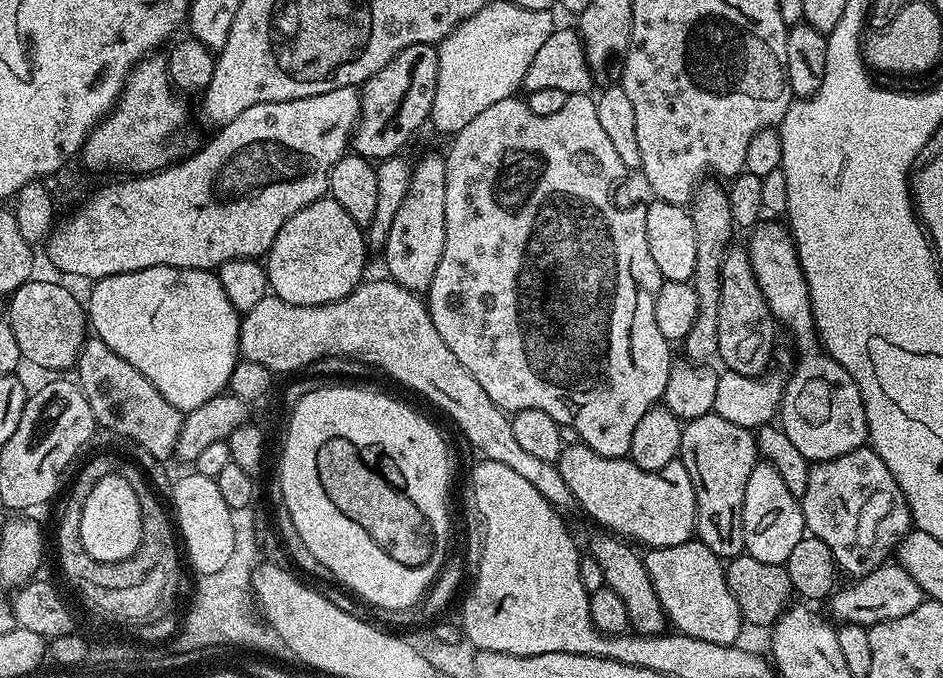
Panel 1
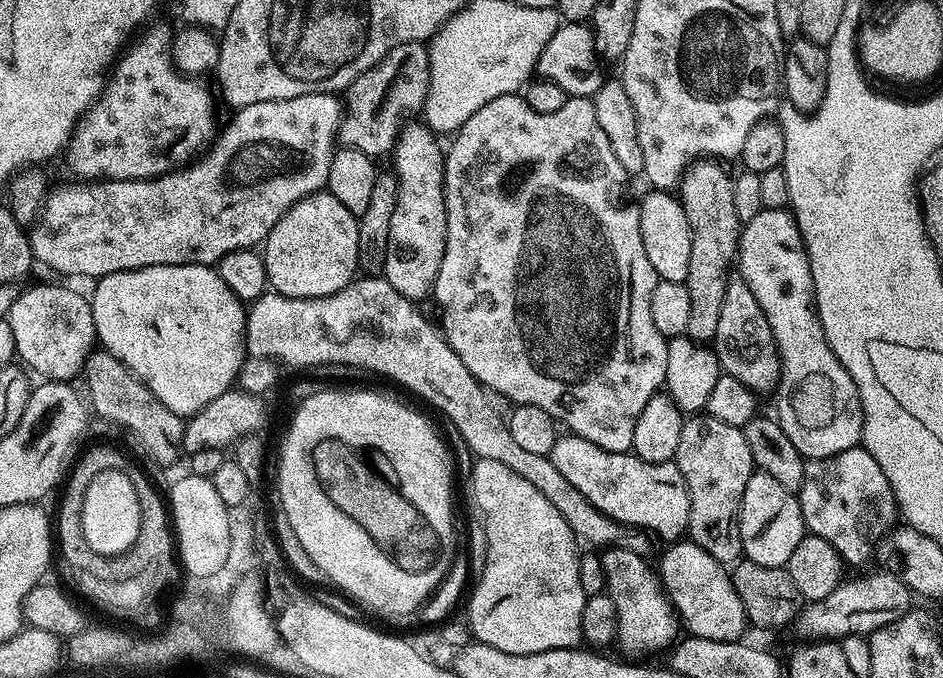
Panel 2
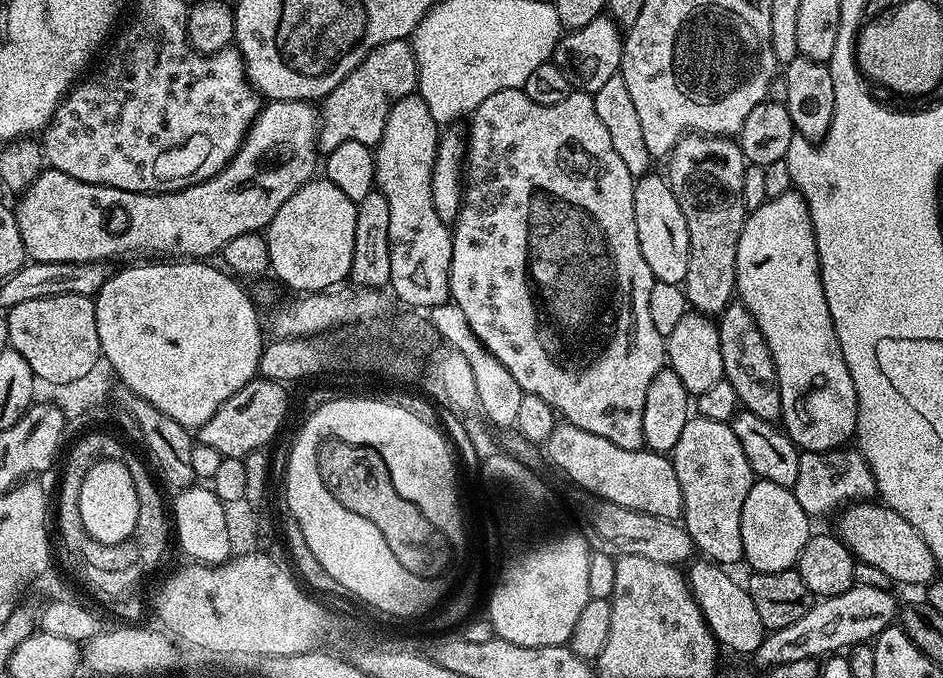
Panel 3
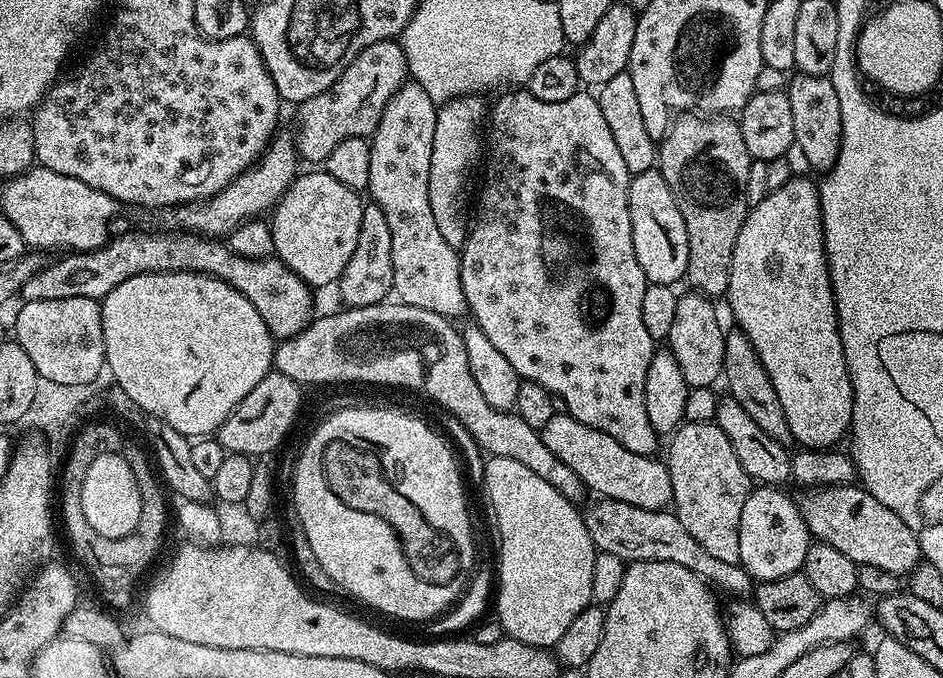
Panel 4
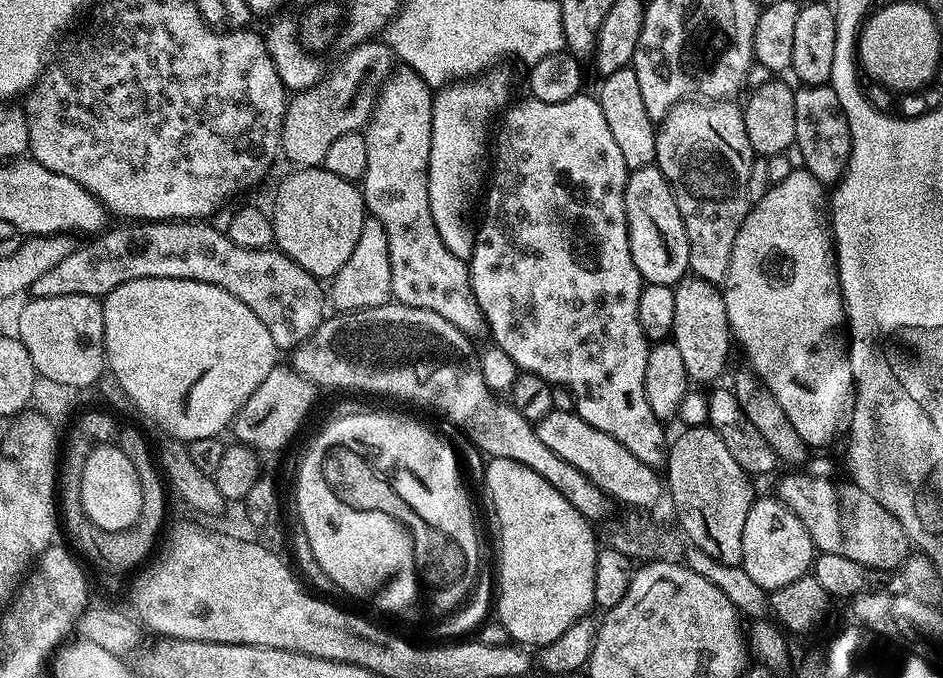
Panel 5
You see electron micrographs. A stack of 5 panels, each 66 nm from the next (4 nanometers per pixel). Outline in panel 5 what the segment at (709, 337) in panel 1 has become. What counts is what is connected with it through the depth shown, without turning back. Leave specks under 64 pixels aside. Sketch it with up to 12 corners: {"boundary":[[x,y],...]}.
{"boundary":[[681,100],[656,163],[693,276],[723,285],[748,217],[741,105]]}

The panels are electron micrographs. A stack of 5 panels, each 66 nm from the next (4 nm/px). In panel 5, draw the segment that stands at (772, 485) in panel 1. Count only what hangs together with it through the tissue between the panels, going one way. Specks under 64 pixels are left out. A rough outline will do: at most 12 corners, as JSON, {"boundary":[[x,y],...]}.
{"boundary":[[775,498],[753,499],[743,570],[766,590],[809,575],[806,526]]}

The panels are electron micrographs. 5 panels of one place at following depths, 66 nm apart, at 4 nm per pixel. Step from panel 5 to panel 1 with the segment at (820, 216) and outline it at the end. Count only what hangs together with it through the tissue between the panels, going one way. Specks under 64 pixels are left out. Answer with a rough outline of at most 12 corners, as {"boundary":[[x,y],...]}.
{"boundary":[[783,223],[751,229],[754,278],[800,351],[778,424],[809,462],[865,447],[854,378],[822,350]]}

